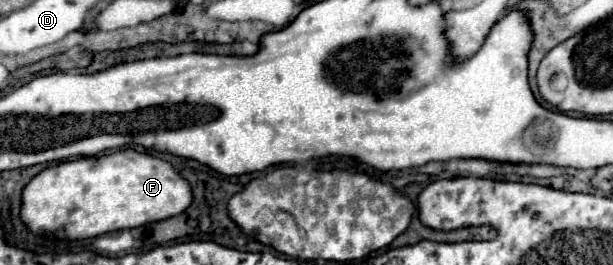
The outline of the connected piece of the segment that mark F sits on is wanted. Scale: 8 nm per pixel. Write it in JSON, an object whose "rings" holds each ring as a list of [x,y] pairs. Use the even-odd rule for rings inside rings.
{"rings":[[[132,148],[106,156],[78,158],[42,170],[22,192],[22,222],[36,234],[70,230],[72,238],[138,228],[182,214],[192,204],[192,188],[174,166]]]}

